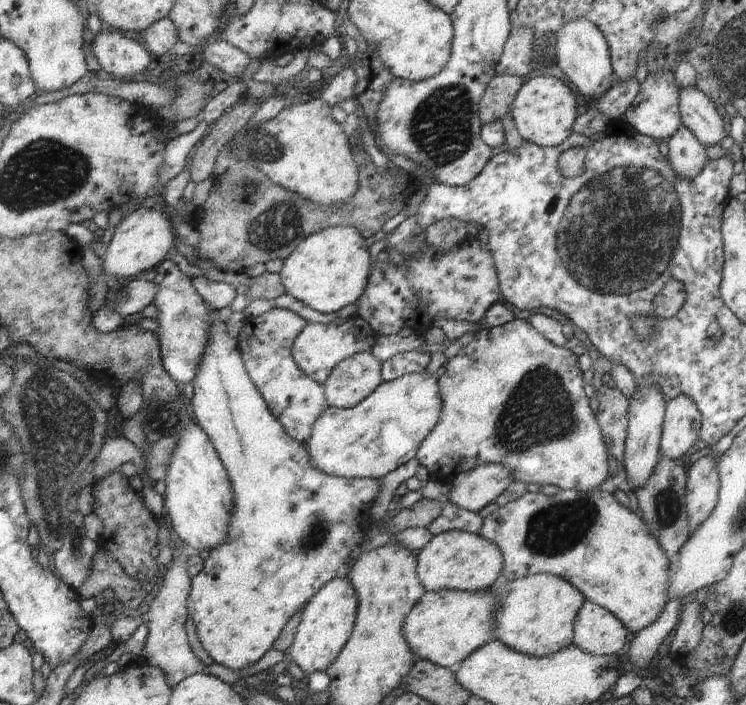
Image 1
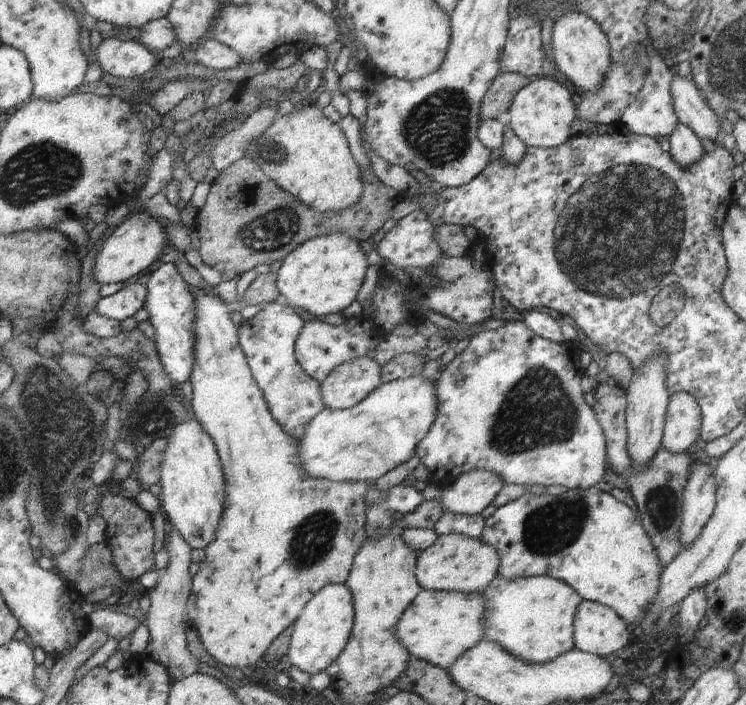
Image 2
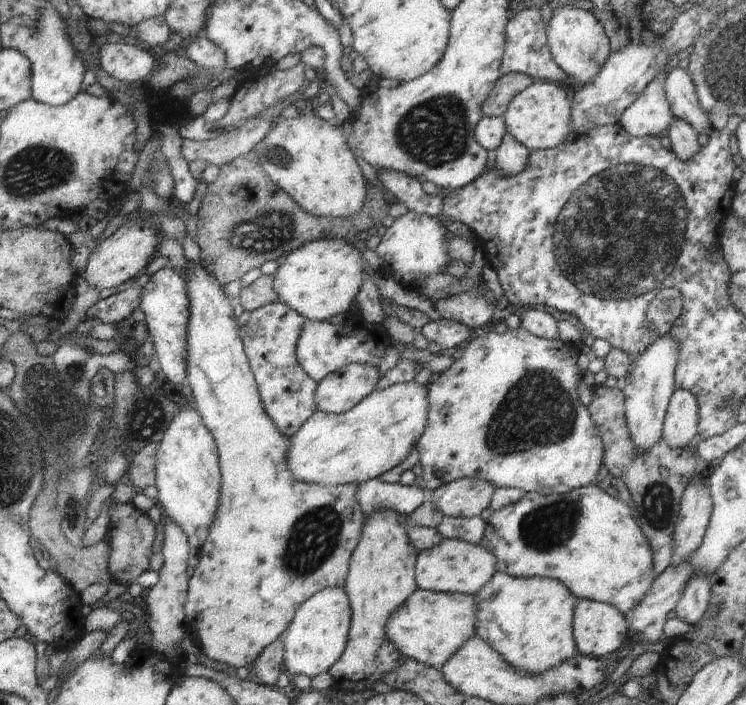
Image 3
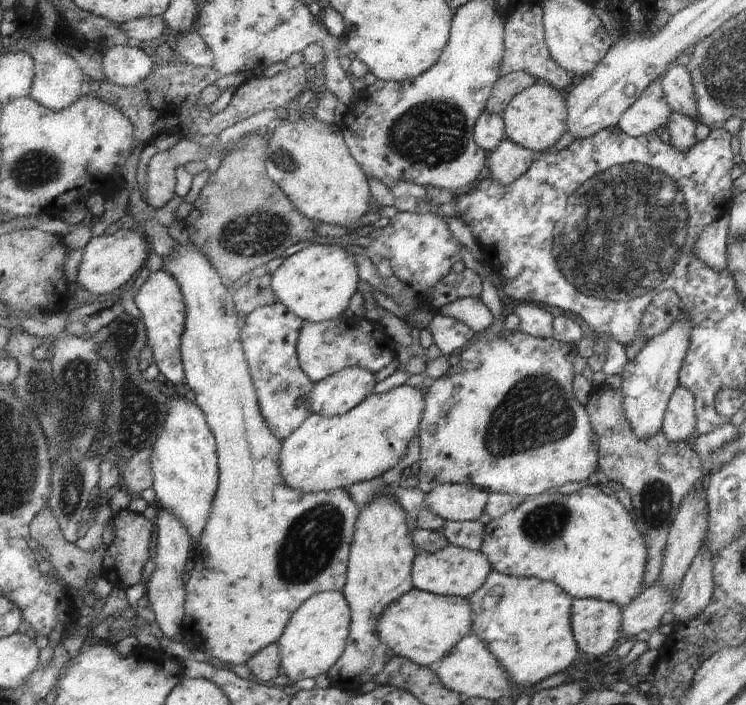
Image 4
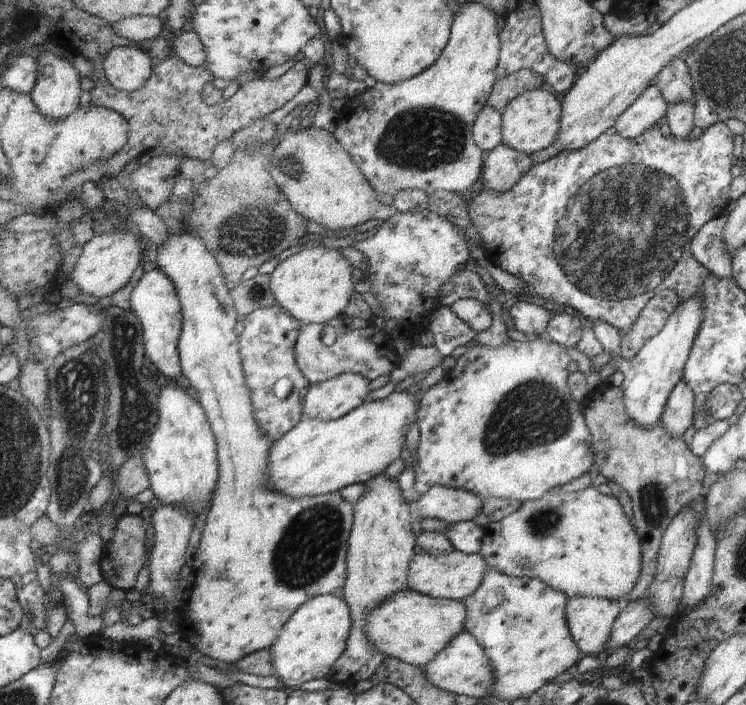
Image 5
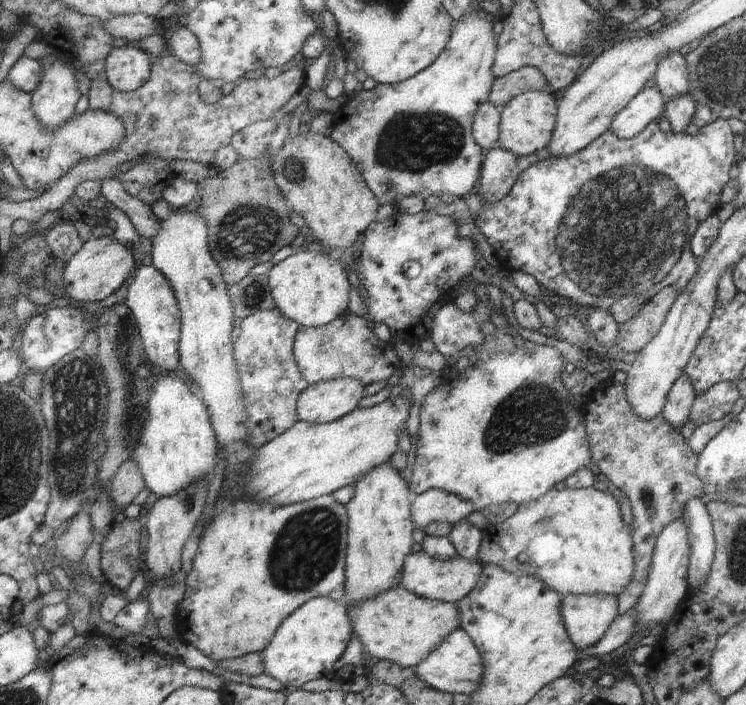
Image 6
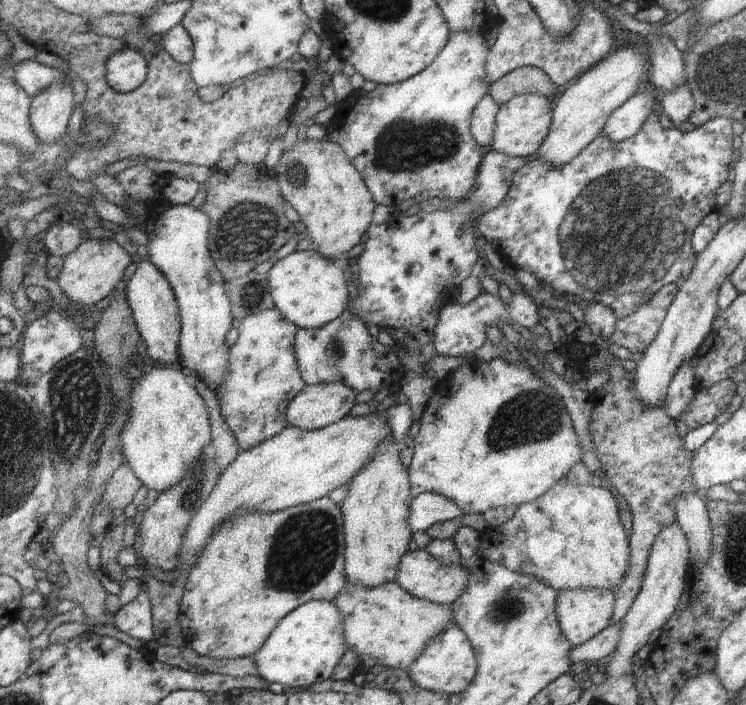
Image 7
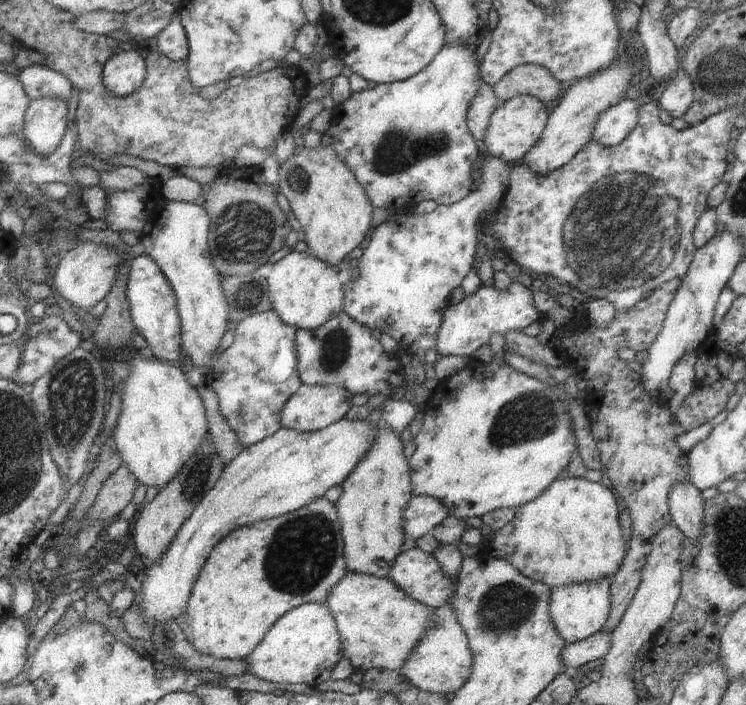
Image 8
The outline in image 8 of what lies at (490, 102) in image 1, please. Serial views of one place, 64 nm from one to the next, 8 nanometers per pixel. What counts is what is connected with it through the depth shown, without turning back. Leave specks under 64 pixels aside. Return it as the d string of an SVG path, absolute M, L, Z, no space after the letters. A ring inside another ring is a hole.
M526 64L515 67L491 87L498 102L518 95L532 95L551 108L564 94L565 86L546 67Z

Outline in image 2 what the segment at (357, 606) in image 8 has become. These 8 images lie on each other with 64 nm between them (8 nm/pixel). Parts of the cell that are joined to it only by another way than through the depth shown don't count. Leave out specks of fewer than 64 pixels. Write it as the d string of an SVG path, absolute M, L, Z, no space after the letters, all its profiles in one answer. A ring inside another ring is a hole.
M425 589L420 592L416 601L412 602L404 617L400 618L396 632L400 642L414 658L450 669L456 665L460 657L472 649L472 646L486 639L484 621L486 621L486 599L483 593L435 592Z

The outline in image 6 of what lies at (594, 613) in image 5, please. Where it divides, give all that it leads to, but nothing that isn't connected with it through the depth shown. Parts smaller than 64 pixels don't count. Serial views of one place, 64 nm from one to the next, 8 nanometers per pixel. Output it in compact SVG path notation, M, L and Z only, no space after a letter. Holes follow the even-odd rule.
M565 595L560 612L573 645L579 651L593 647L618 616L618 607L614 595Z

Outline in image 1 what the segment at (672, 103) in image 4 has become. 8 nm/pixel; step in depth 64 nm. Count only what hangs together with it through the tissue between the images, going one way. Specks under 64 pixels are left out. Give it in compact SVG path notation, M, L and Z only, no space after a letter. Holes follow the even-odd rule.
M696 87L679 88L679 114L685 128L704 147L720 145L729 136L727 122L718 114L715 104Z

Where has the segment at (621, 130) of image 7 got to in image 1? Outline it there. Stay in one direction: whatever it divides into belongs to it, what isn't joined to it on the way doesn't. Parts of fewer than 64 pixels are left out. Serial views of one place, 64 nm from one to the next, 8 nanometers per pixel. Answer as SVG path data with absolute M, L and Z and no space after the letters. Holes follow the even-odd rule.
M660 70L658 73L649 73L646 80L640 84L640 92L629 108L622 115L622 119L636 133L652 139L670 139L683 126L679 114L679 88L675 84L672 72Z

